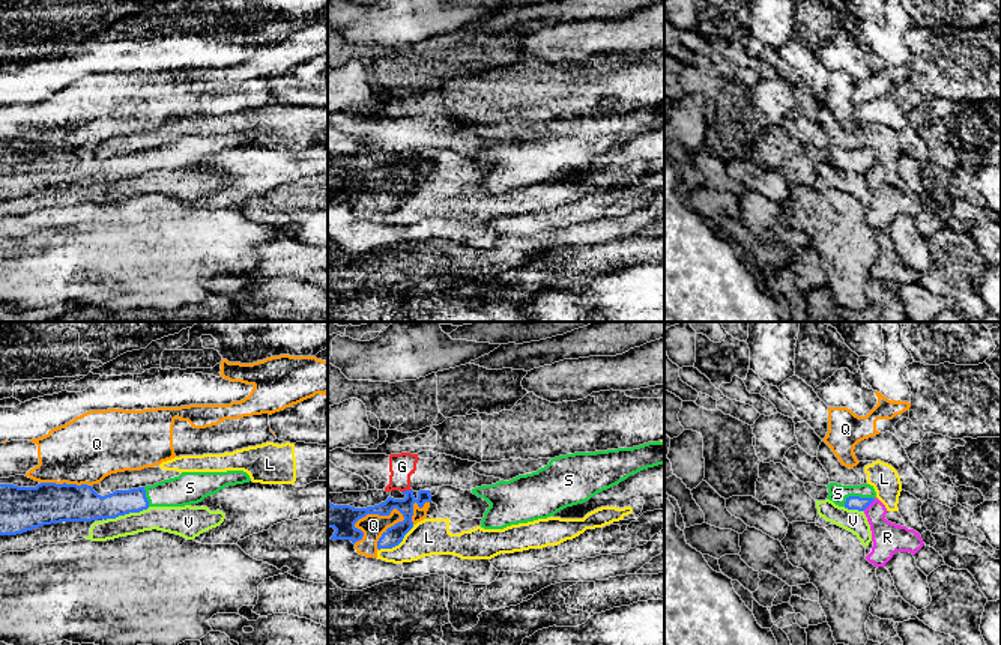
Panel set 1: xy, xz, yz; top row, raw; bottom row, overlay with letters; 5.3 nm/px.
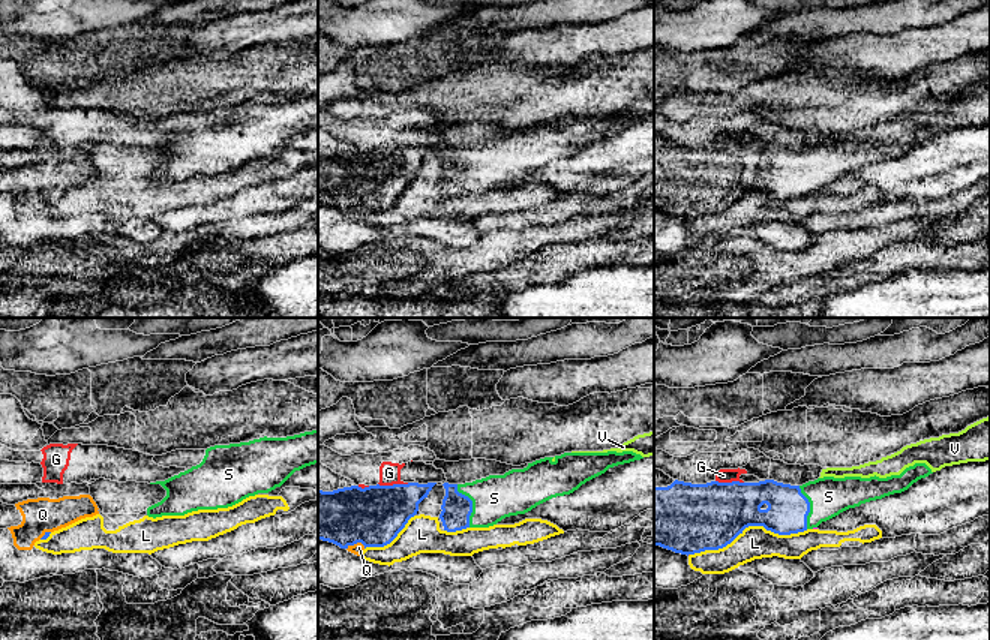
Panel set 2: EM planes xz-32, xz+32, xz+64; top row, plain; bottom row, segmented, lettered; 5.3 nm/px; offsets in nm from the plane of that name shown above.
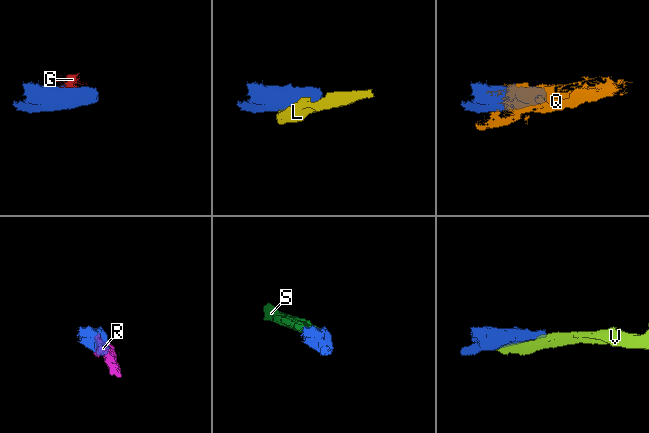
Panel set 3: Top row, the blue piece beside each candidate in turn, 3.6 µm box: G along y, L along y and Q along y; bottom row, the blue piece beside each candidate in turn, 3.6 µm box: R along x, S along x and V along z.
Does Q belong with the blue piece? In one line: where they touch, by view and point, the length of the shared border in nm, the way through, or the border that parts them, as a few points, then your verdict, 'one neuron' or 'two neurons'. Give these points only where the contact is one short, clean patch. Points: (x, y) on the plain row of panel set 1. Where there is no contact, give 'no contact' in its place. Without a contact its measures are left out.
contact xz (368, 176); length 320 nm; two neurons

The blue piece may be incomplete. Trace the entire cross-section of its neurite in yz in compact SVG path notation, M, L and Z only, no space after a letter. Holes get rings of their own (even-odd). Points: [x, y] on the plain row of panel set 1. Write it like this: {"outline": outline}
{"outline": "M830 146L827 150L828 162L848 173L864 174L876 161L876 155L870 147L842 149Z"}

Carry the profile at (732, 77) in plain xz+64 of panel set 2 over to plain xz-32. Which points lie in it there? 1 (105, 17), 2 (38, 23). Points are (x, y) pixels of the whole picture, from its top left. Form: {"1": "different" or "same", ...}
{"1": "different", "2": "different"}

